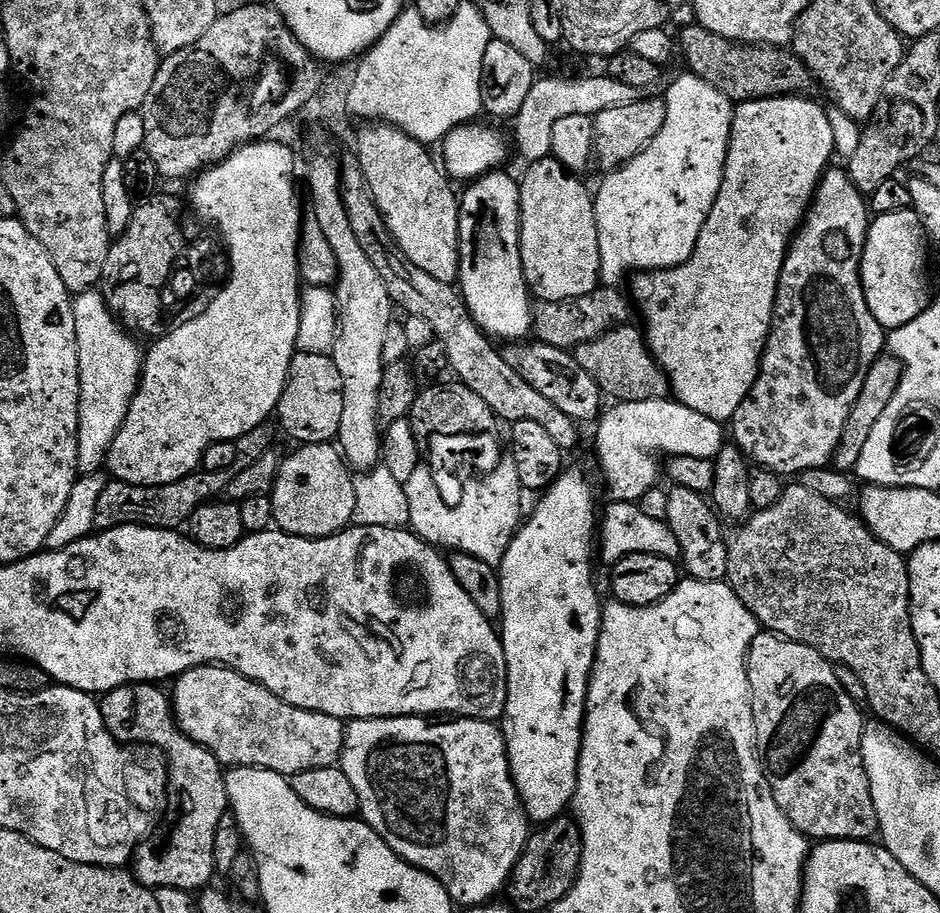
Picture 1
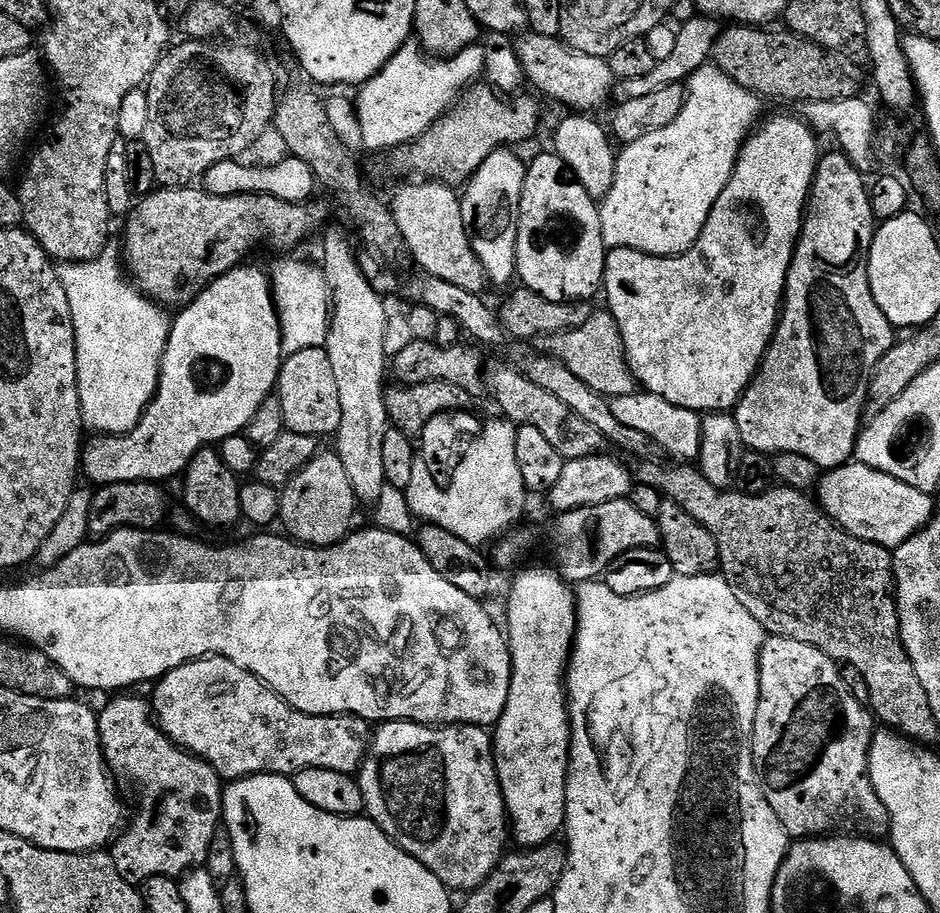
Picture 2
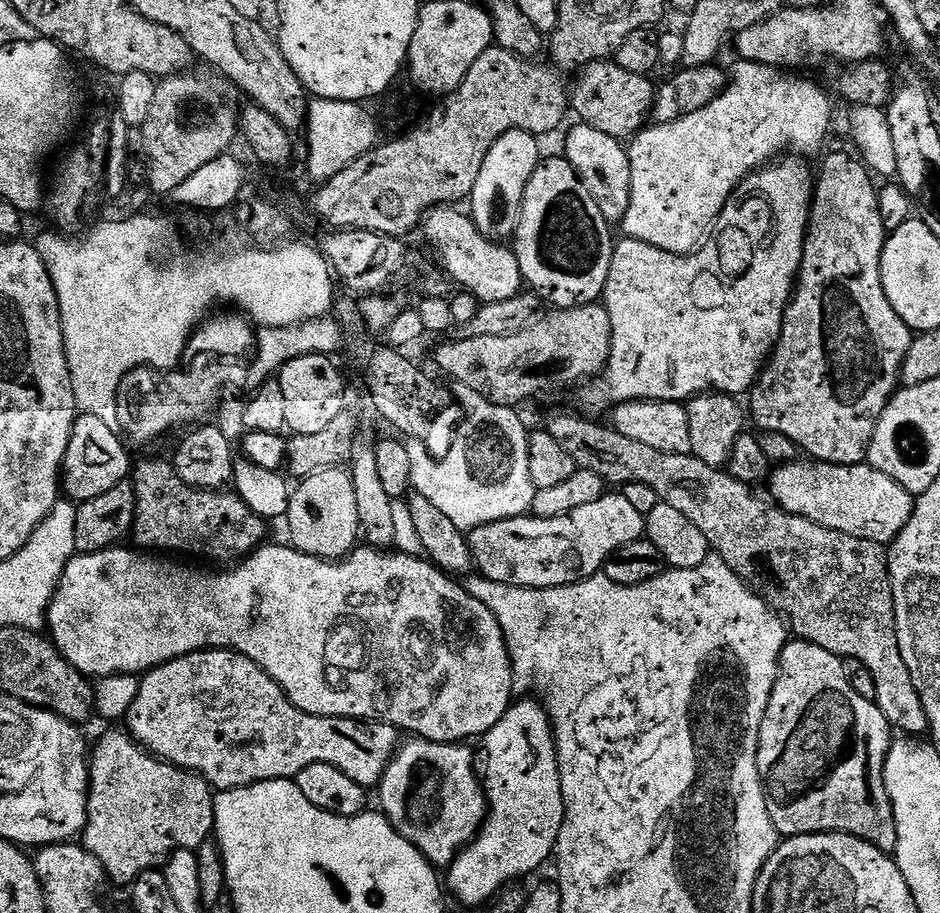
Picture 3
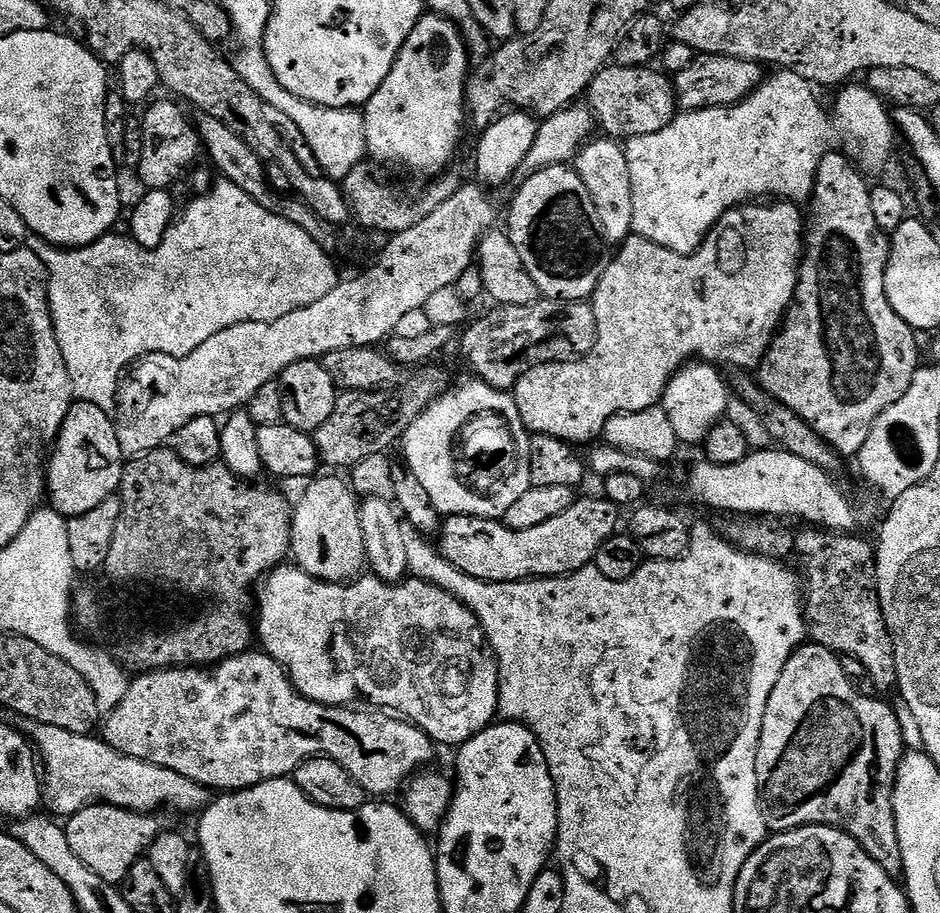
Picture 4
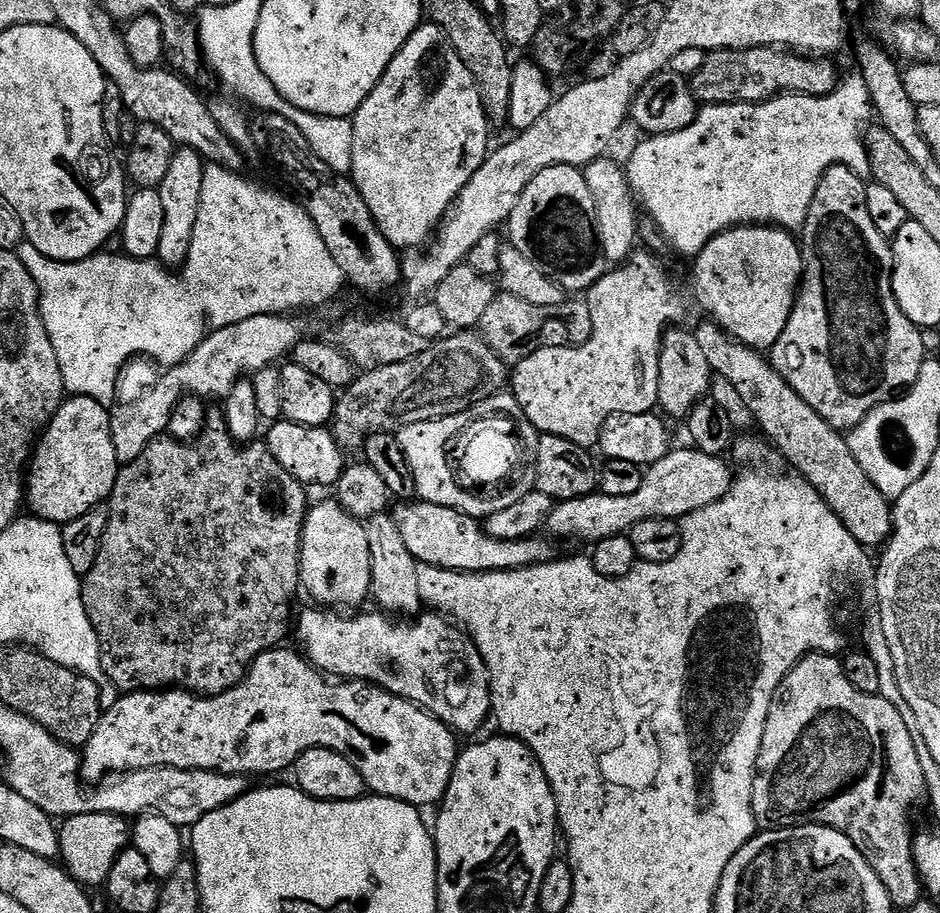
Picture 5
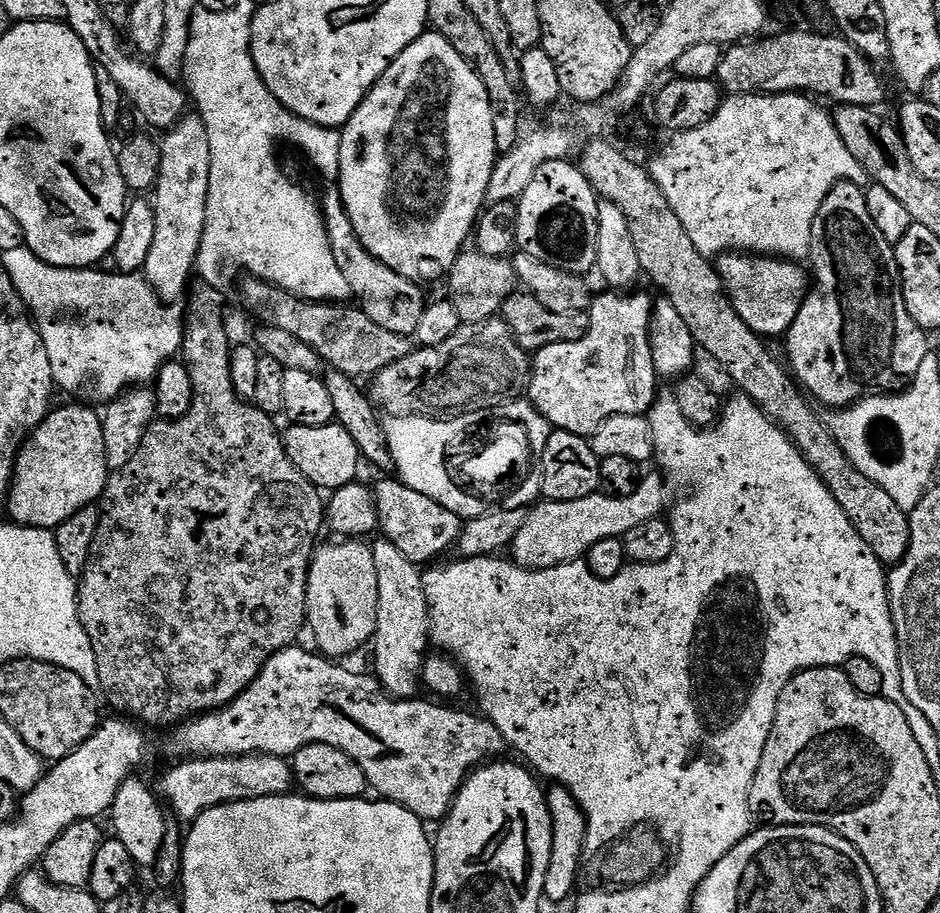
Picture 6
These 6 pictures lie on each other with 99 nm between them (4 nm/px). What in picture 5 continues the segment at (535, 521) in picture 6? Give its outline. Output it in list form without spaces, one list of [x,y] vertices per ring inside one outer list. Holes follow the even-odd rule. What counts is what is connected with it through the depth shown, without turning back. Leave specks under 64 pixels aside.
[[[694,446],[687,447],[673,447],[658,462],[647,465],[642,486],[634,494],[626,494],[622,498],[593,494],[559,501],[546,523],[547,535],[557,541],[595,542],[602,538],[625,535],[646,518],[670,518],[679,522],[686,514],[718,502],[732,488],[734,479],[734,472],[728,469],[727,459],[700,452]]]

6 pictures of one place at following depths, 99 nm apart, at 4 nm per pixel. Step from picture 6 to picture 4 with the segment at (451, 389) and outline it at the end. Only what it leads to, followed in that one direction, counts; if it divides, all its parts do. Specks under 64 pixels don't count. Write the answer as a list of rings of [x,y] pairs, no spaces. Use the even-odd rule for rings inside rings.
[[[428,366],[417,376],[412,376],[408,381],[405,379],[399,385],[400,392],[392,392],[396,390],[377,390],[375,392],[346,392],[341,391],[336,397],[336,405],[334,406],[334,414],[330,414],[330,418],[326,418],[326,422],[321,428],[316,429],[314,439],[316,447],[320,449],[320,458],[325,465],[329,464],[329,469],[340,470],[336,468],[344,468],[350,470],[358,462],[362,462],[362,458],[370,458],[370,454],[378,454],[379,452],[387,453],[388,447],[392,443],[399,441],[404,433],[413,427],[412,424],[416,419],[419,421],[421,417],[427,413],[429,406],[439,397],[445,395],[444,388],[444,372],[440,368],[432,368],[436,366]]]

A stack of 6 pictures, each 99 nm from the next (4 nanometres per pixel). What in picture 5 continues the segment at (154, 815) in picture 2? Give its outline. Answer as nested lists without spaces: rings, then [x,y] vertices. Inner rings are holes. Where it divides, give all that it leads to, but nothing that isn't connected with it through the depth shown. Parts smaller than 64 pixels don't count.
[[[95,812],[69,816],[59,825],[60,854],[63,867],[85,889],[99,889],[108,880],[110,866],[130,844],[130,824],[123,816]],[[64,824],[64,825],[63,825]]]

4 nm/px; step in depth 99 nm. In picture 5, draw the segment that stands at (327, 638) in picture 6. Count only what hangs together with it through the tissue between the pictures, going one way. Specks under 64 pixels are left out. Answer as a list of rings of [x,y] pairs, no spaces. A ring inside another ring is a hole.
[[[328,498],[309,507],[300,539],[300,586],[316,599],[313,601],[317,605],[328,610],[356,610],[364,599],[369,599],[370,542],[366,542],[364,524],[335,499]]]

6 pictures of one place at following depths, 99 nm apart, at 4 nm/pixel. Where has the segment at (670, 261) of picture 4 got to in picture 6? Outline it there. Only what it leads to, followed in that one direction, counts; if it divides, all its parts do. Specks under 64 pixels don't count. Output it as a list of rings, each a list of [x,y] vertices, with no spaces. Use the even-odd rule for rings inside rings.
[[[726,252],[715,261],[716,271],[724,281],[728,300],[738,318],[750,326],[761,338],[783,337],[790,330],[798,310],[802,310],[804,297],[810,291],[810,276],[800,269],[799,263],[774,256],[761,256],[746,252]],[[608,290],[605,291],[605,296],[597,295],[590,309],[588,333],[581,340],[546,346],[535,353],[532,360],[532,380],[528,383],[526,396],[534,408],[552,423],[553,429],[588,438],[598,430],[598,426],[602,426],[606,418],[614,414],[642,416],[656,403],[658,377],[654,370],[654,358],[650,358],[648,337],[648,323],[652,321],[654,300],[640,291],[621,294],[616,290]]]

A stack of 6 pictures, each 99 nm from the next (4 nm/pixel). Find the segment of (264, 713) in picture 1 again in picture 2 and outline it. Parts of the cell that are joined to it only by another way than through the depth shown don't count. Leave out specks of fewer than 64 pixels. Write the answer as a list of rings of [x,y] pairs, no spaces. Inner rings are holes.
[[[206,656],[202,660],[192,660],[188,664],[178,666],[174,670],[170,670],[155,685],[156,693],[150,696],[150,703],[154,709],[155,719],[160,725],[160,729],[166,733],[180,748],[185,752],[190,752],[194,756],[199,756],[201,760],[206,760],[211,768],[216,769],[225,781],[243,780],[246,776],[286,776],[295,777],[296,773],[306,770],[307,768],[321,768],[322,770],[338,770],[349,774],[359,773],[366,757],[370,752],[370,724],[361,716],[307,716],[298,710],[294,710],[294,706],[290,706],[276,693],[273,688],[262,683],[254,674],[250,674],[246,670],[242,670],[242,666],[238,666],[234,662],[230,662],[221,656]]]

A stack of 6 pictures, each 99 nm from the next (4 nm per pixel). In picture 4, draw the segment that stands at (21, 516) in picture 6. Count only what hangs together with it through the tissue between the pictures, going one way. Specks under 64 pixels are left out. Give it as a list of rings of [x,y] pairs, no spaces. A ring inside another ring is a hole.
[[[76,400],[62,422],[62,430],[48,457],[47,503],[65,518],[87,514],[94,510],[94,506],[106,502],[106,498],[119,493],[125,463],[126,457],[120,452],[114,431],[113,417],[90,402]]]

